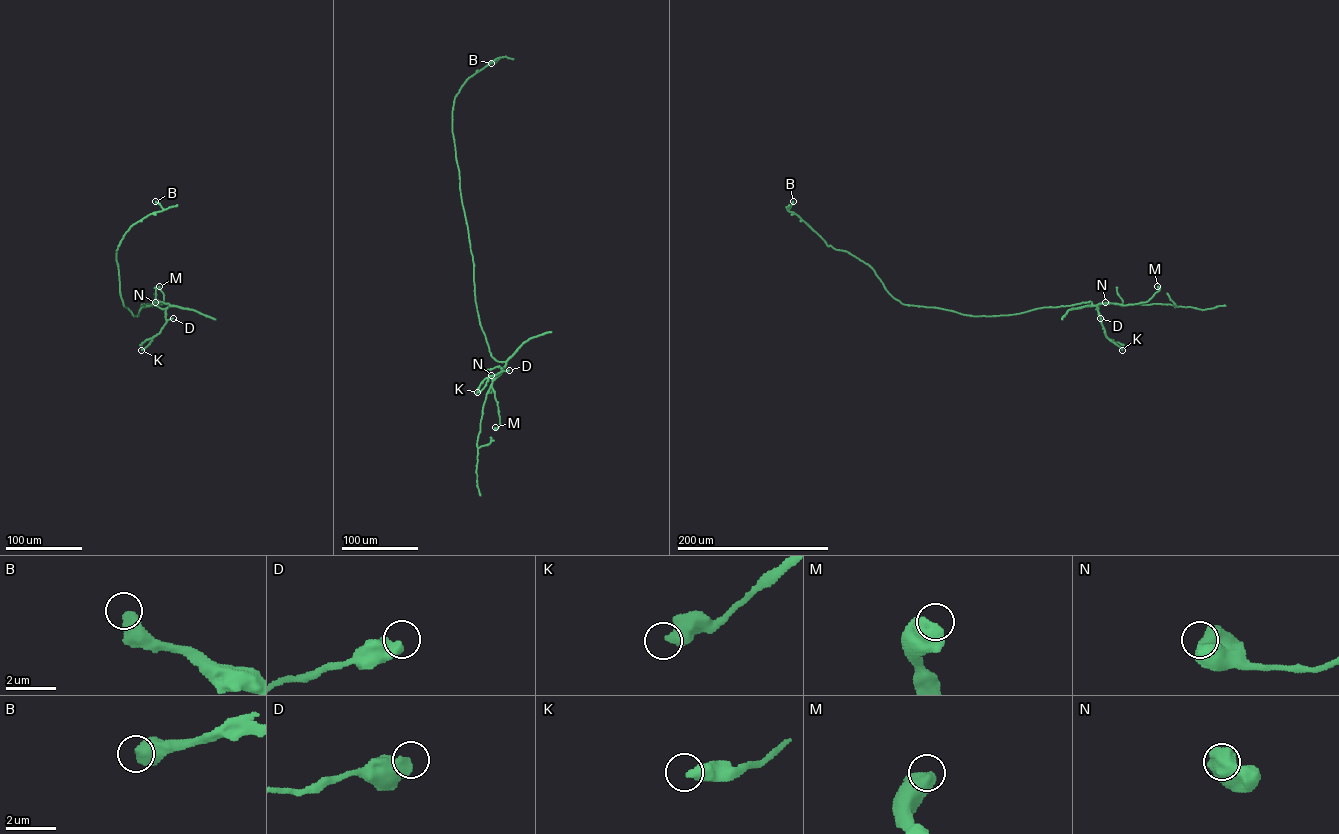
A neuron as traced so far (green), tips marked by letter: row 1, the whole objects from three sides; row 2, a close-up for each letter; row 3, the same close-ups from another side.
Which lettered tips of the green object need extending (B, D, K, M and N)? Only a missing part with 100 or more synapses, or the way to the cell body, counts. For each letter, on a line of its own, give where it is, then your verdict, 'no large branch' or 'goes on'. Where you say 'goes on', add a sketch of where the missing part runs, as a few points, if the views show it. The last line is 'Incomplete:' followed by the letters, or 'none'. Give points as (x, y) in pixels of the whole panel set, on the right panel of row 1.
B: at (793, 201); no large branch
D: at (1100, 318); no large branch
K: at (1122, 350); no large branch
M: at (1157, 286); no large branch
N: at (1105, 302); no large branch
Incomplete: none

